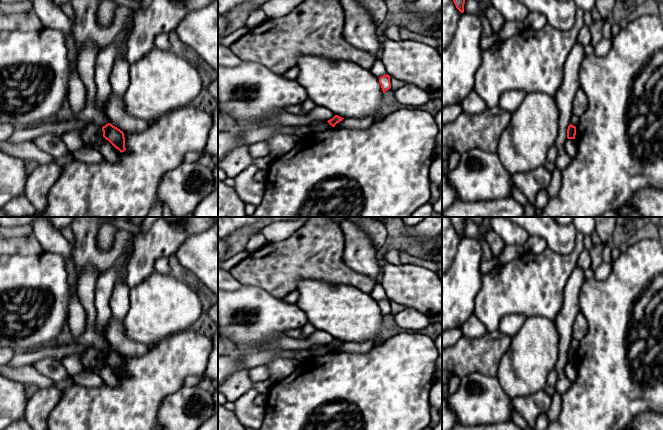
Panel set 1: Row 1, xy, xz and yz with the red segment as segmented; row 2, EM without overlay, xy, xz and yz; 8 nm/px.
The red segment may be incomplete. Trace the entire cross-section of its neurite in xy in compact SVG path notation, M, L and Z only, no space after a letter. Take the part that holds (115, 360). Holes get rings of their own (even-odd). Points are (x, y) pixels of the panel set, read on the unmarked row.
M111 347L102 351L103 361L108 364L121 377L126 374L125 361L123 355L113 350Z

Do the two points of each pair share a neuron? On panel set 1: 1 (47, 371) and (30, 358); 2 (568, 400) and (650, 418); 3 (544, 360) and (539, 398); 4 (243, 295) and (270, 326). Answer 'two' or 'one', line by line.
1: two
2: two
3: two
4: one

